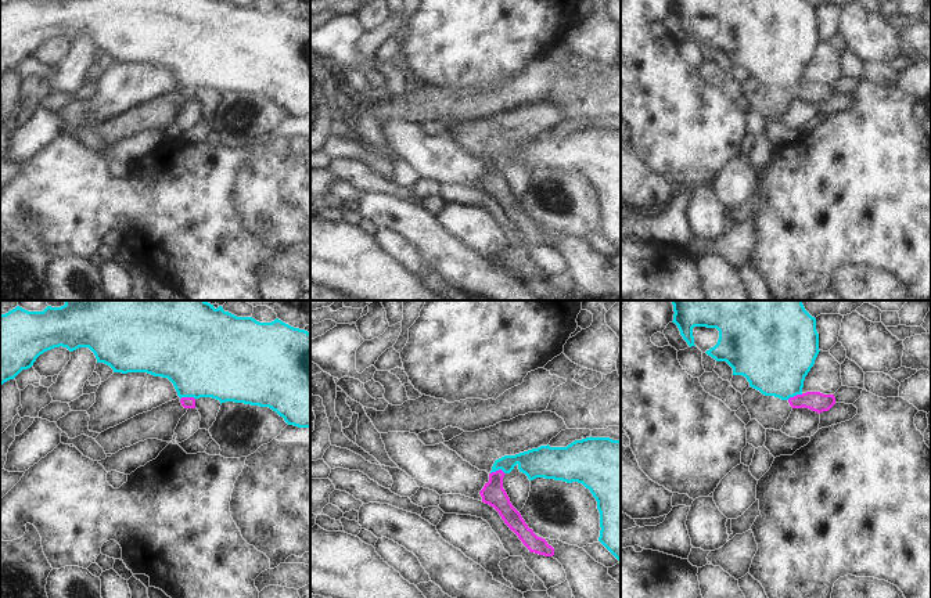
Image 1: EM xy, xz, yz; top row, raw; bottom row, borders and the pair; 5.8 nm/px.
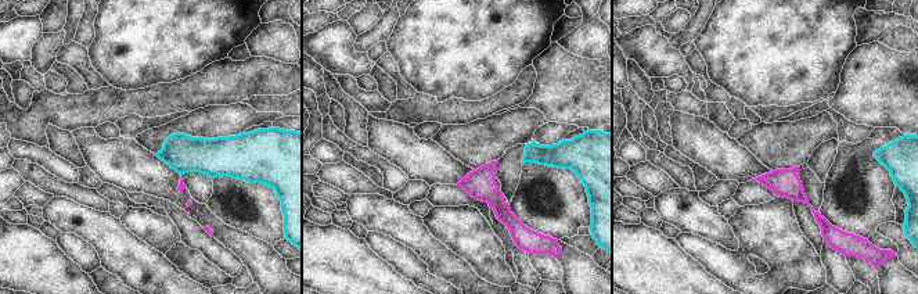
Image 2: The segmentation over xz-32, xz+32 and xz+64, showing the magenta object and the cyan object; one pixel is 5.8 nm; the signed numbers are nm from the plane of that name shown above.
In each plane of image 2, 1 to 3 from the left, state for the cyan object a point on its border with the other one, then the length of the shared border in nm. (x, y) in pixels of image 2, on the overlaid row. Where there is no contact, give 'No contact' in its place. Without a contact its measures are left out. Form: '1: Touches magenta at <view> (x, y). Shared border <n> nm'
1: No contact
2: No contact
3: No contact

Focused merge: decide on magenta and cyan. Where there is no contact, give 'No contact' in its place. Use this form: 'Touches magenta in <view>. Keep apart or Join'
Touches magenta in xy. Keep apart

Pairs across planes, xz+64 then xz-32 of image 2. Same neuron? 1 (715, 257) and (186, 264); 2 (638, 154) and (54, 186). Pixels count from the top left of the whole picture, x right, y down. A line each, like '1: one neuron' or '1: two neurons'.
1: two neurons
2: two neurons

